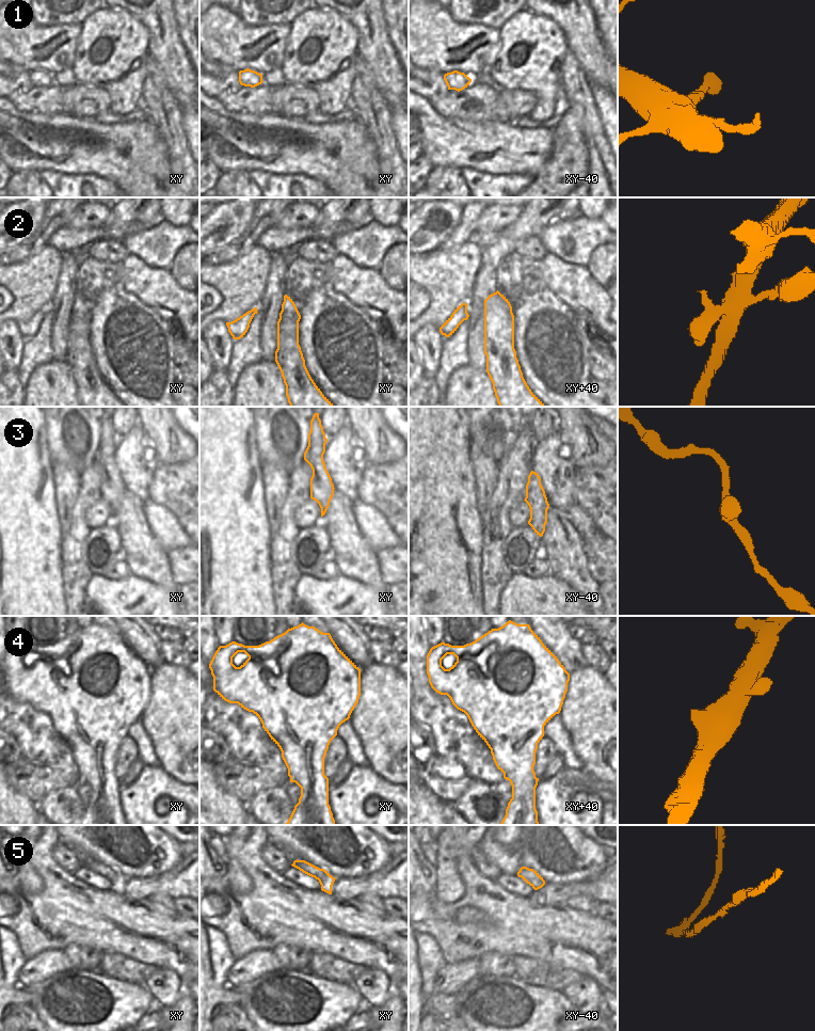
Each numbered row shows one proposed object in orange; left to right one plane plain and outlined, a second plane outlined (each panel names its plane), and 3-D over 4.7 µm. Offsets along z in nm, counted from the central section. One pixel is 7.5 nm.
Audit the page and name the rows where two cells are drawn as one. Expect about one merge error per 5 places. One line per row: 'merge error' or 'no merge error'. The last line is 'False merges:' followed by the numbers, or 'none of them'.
1: no merge error
2: no merge error
3: no merge error
4: no merge error
5: no merge error
False merges: none of them

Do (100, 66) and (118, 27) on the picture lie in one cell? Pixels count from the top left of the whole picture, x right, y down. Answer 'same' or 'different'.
same

